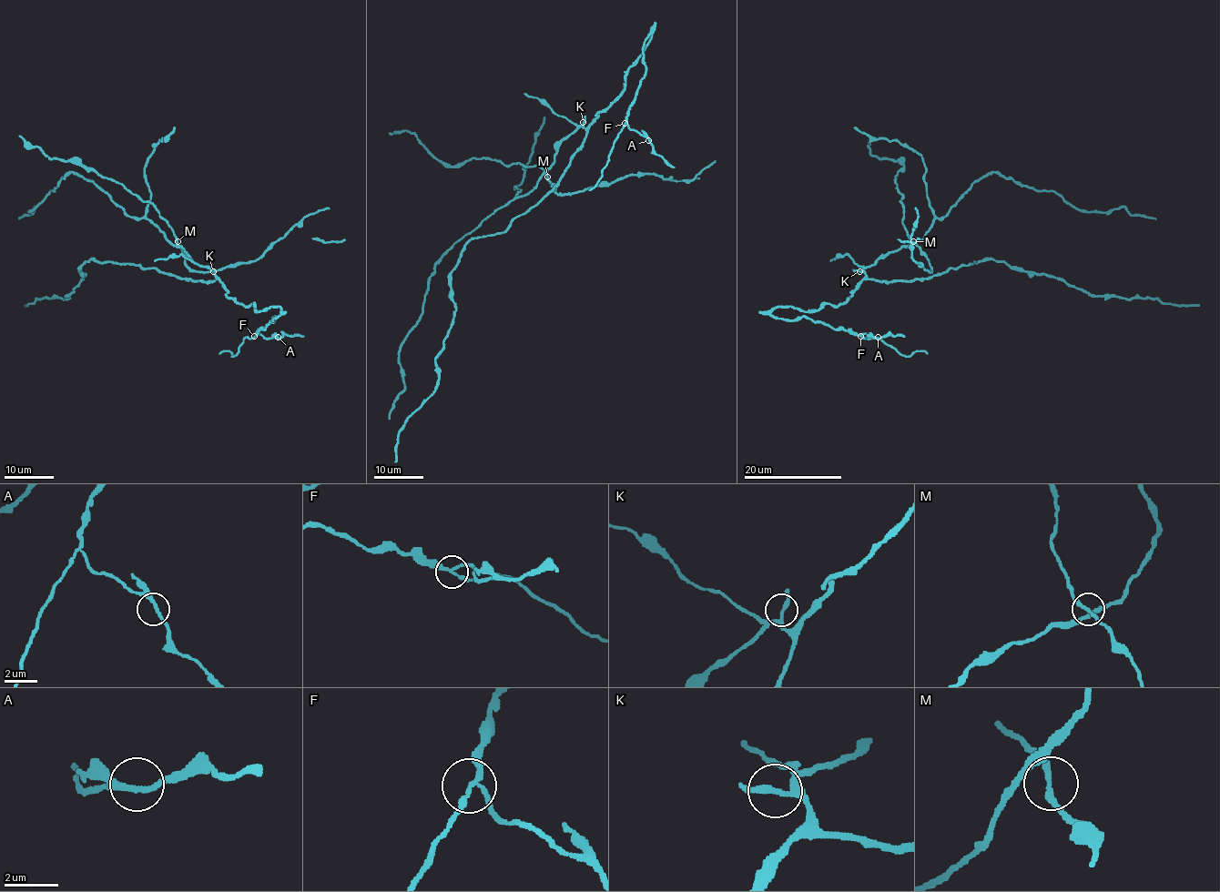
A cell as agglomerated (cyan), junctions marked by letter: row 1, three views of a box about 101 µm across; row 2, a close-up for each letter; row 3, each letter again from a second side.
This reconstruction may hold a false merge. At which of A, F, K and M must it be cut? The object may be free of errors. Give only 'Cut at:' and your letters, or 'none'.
Cut at: F

